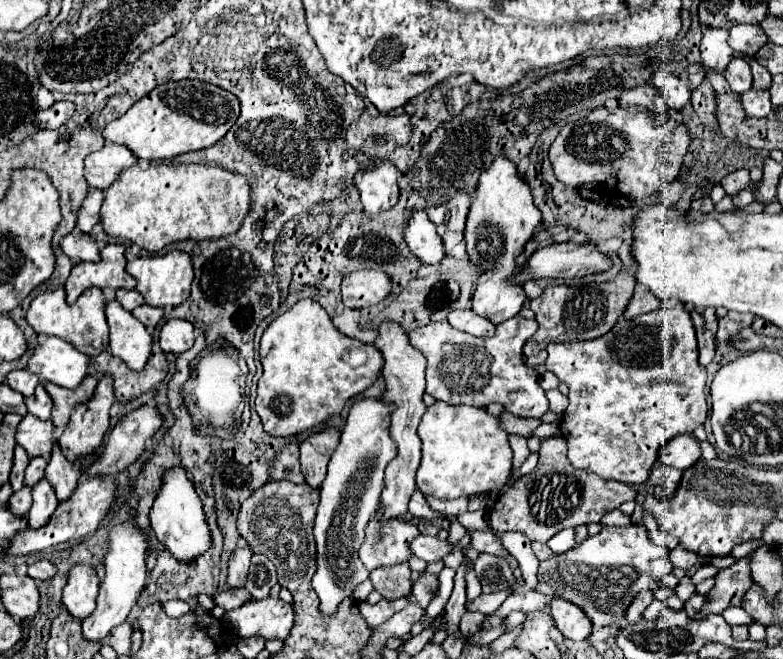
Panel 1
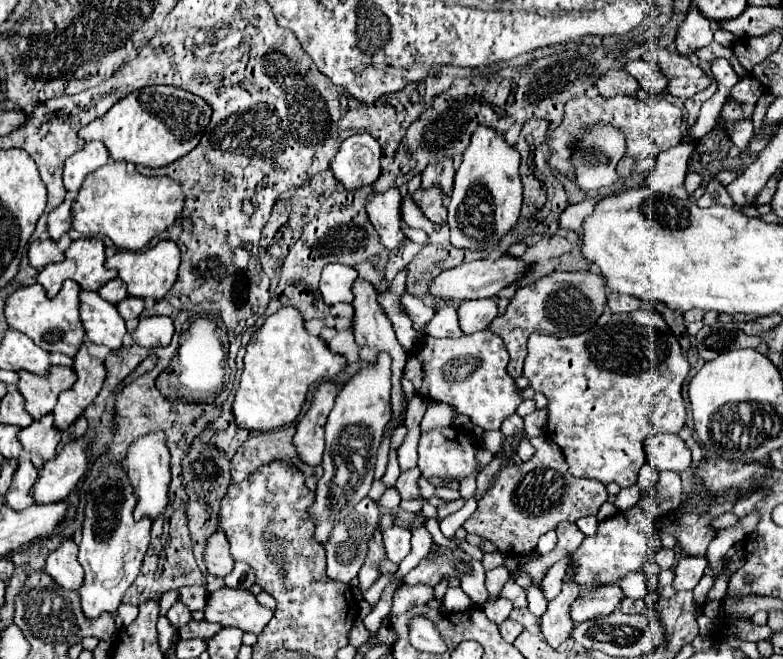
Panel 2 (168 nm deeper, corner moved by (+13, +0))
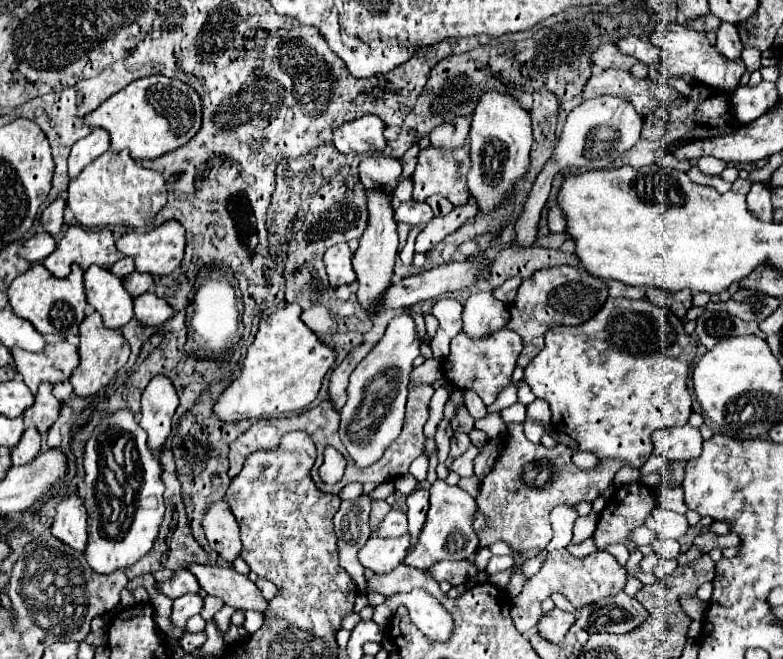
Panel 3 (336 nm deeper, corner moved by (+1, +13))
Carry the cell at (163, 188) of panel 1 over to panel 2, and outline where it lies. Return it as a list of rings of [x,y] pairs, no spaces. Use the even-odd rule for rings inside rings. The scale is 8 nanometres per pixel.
[[[109,160],[99,170],[91,172],[73,202],[71,228],[81,236],[107,236],[117,248],[143,250],[153,236],[169,228],[183,210],[183,196],[177,182],[167,176],[149,178],[127,168],[127,162]]]

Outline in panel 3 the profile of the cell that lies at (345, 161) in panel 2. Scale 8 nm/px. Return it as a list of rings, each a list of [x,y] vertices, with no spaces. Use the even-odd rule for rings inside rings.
[[[363,115],[333,129],[333,143],[341,153],[347,155],[363,155],[367,151],[381,153],[387,147],[383,131],[385,123],[379,117]]]

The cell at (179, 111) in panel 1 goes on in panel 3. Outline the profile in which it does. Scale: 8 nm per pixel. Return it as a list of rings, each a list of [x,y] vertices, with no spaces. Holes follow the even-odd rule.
[[[163,75],[143,77],[109,97],[101,107],[85,117],[89,127],[101,127],[111,135],[111,149],[127,149],[133,159],[157,159],[183,147],[201,129],[201,95],[183,81]]]

